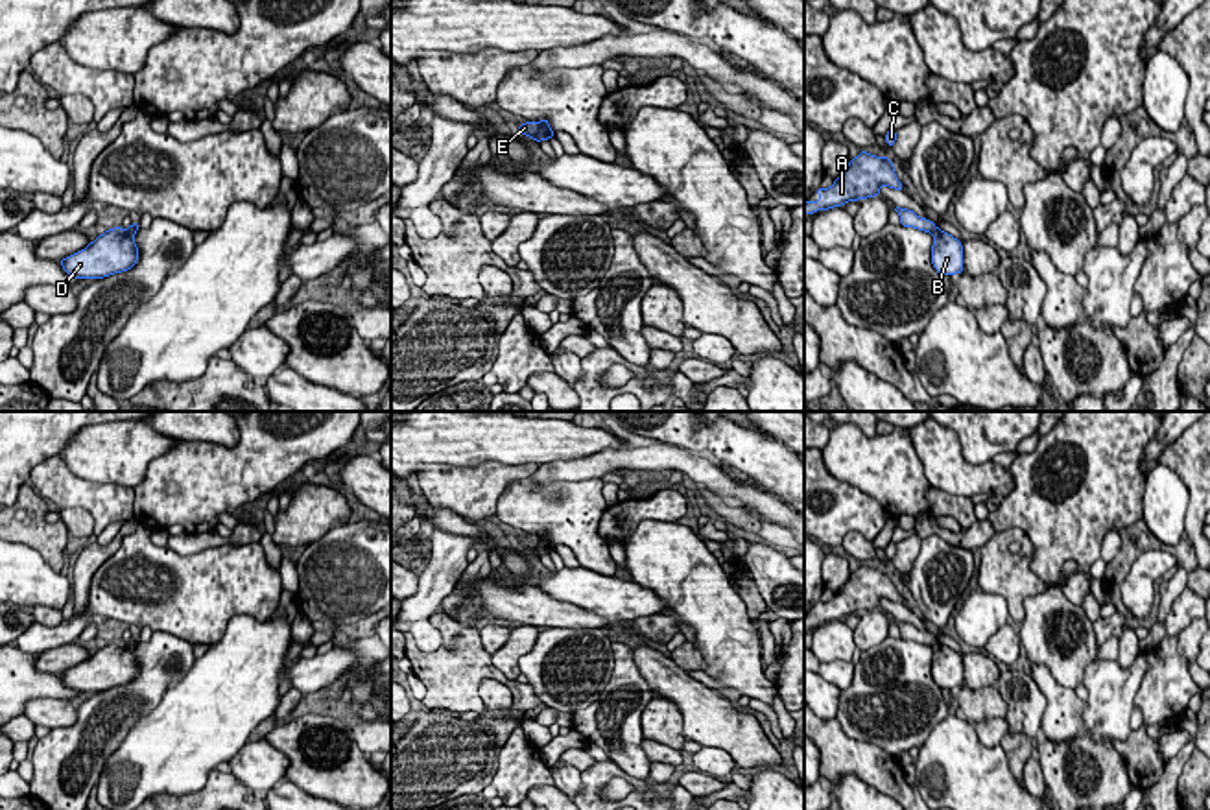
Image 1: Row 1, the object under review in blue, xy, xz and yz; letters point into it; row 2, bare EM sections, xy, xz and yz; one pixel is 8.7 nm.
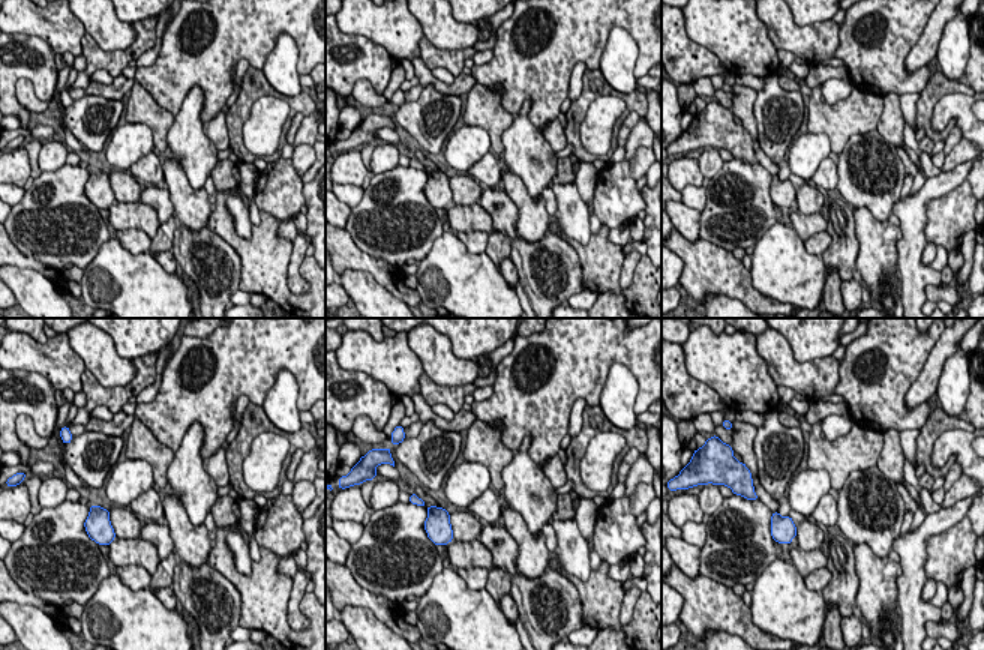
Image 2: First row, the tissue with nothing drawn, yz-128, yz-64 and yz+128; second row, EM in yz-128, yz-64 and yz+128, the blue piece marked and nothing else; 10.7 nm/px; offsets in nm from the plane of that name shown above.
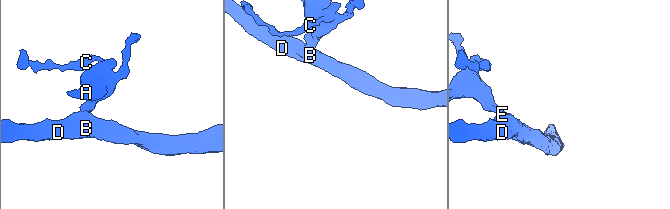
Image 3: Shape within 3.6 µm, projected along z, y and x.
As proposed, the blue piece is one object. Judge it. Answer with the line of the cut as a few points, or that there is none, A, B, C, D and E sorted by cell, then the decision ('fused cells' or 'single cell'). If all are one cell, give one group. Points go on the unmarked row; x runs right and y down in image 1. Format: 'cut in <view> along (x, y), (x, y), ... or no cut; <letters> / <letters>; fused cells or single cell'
cut in yz along (936, 641), (932, 646); A C / B D E; fused cells

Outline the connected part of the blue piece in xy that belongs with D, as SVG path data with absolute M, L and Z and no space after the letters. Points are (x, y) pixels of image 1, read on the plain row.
M107 642L85 662L59 673L76 692L103 692L131 683L138 675L136 644Z

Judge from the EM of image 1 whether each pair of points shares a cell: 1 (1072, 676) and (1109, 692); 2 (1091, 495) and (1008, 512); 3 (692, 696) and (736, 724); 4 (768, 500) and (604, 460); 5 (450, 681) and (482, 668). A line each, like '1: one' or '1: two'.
1: two
2: one
3: one
4: one
5: one

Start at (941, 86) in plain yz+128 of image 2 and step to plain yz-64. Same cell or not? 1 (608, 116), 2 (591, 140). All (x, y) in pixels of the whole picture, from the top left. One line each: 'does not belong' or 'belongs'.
1: does not belong
2: does not belong

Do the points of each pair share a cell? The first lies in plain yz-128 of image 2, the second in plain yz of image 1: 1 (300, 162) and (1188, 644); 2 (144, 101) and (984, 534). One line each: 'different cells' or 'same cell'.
1: same cell
2: different cells

